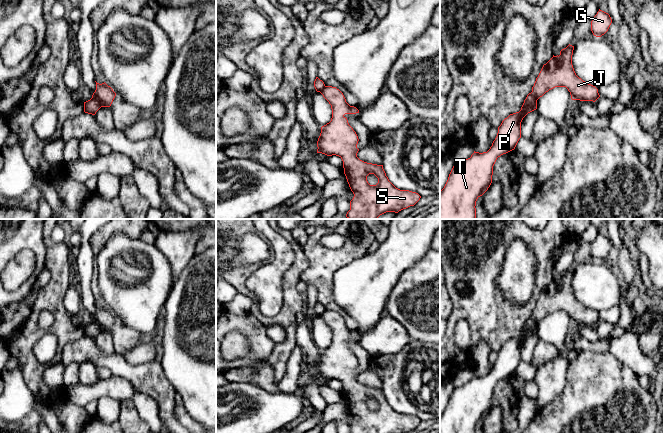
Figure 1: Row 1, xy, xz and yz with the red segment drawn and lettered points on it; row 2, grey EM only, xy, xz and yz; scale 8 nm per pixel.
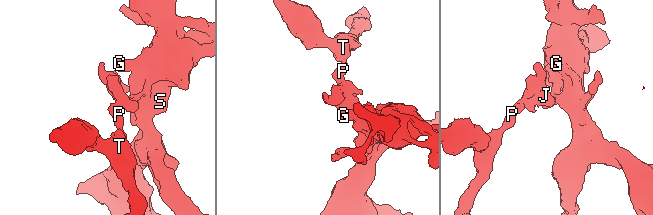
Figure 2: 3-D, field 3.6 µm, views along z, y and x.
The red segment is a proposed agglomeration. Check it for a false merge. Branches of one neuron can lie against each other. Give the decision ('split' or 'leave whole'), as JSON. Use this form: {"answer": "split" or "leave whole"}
{"answer": "split"}

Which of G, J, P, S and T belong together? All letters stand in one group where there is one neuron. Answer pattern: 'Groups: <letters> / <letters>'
Groups: G J S / P T

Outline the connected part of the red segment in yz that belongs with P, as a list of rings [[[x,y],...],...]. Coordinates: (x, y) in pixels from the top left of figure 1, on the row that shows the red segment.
[[[531,92],[521,110],[502,121],[487,152],[474,151],[470,158],[454,164],[440,191],[440,219],[476,219],[476,201],[492,183],[493,166],[497,158],[515,149],[521,138],[523,118],[536,109],[537,101]]]

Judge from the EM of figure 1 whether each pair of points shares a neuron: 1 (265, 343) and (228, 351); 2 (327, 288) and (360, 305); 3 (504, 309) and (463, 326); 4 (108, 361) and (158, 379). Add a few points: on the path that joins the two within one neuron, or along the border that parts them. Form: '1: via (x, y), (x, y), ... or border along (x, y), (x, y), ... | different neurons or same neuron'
1: border along (232, 330), (250, 347), (234, 361) | different neurons
2: border along (338, 268), (333, 275), (333, 300), (345, 311) | different neurons
3: border along (461, 318), (467, 322), (470, 330), (470, 347) | different neurons
4: via (120, 367), (146, 378) | same neuron

